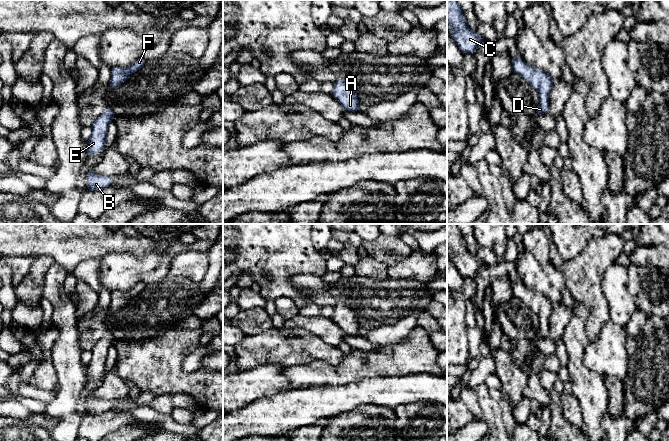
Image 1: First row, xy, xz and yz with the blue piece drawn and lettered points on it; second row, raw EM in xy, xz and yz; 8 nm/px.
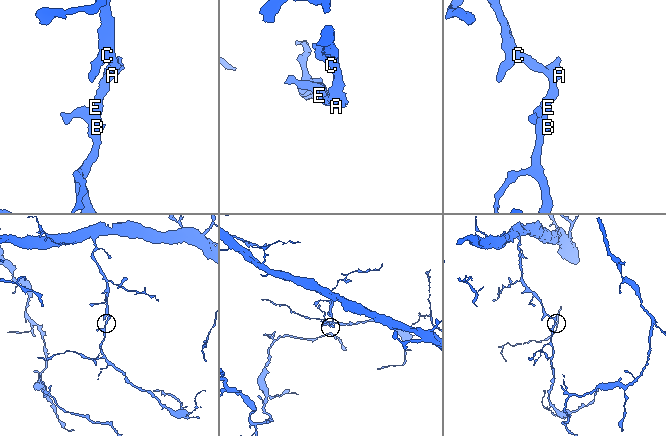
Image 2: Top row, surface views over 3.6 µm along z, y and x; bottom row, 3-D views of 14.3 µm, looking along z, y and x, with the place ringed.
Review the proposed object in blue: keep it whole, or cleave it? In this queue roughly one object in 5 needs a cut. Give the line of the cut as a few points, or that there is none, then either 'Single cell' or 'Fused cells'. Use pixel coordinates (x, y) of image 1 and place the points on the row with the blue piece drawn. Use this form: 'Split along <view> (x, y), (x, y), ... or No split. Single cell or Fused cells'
No split. Single cell

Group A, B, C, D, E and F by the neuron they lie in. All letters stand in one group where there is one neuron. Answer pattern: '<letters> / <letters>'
A B C D E F

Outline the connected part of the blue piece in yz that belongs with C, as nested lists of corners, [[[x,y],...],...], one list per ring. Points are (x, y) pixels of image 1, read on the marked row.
[[[447,0],[447,23],[451,38],[463,54],[475,54],[478,47],[486,42],[476,30],[468,27],[458,0]]]

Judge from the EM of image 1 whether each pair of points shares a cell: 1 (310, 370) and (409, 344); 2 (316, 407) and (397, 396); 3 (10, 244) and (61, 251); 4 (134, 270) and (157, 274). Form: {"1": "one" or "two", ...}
{"1": "one", "2": "one", "3": "one", "4": "two"}

